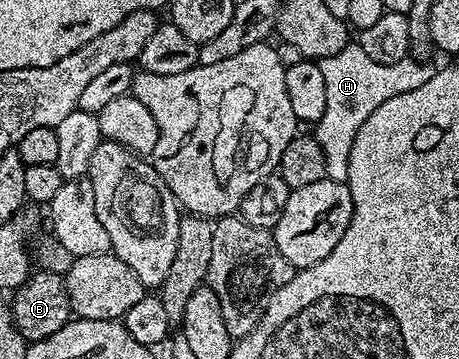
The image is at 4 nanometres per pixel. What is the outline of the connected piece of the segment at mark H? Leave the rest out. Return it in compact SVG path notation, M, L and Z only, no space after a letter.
M348 43L335 55L322 58L318 64L325 78L327 116L314 122L313 135L317 143L321 143L321 151L325 155L326 180L343 183L349 169L349 151L361 123L365 123L365 119L369 119L369 115L373 115L373 111L385 103L385 99L393 99L393 95L401 95L429 83L433 69L410 55L397 63L377 63L369 59L369 55L365 55L357 43Z

